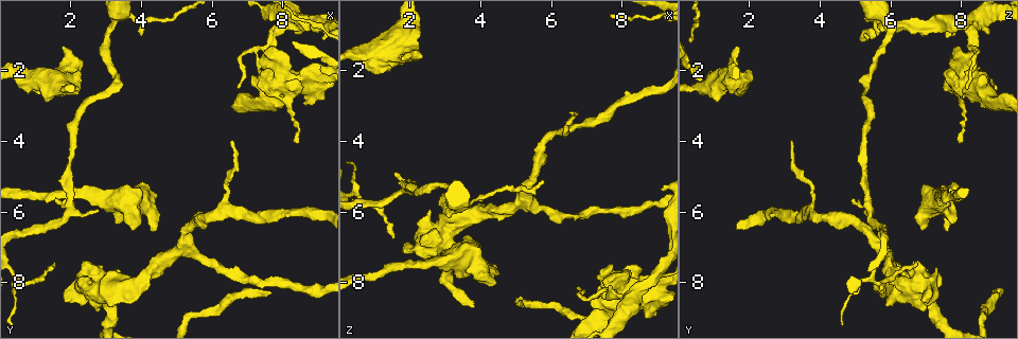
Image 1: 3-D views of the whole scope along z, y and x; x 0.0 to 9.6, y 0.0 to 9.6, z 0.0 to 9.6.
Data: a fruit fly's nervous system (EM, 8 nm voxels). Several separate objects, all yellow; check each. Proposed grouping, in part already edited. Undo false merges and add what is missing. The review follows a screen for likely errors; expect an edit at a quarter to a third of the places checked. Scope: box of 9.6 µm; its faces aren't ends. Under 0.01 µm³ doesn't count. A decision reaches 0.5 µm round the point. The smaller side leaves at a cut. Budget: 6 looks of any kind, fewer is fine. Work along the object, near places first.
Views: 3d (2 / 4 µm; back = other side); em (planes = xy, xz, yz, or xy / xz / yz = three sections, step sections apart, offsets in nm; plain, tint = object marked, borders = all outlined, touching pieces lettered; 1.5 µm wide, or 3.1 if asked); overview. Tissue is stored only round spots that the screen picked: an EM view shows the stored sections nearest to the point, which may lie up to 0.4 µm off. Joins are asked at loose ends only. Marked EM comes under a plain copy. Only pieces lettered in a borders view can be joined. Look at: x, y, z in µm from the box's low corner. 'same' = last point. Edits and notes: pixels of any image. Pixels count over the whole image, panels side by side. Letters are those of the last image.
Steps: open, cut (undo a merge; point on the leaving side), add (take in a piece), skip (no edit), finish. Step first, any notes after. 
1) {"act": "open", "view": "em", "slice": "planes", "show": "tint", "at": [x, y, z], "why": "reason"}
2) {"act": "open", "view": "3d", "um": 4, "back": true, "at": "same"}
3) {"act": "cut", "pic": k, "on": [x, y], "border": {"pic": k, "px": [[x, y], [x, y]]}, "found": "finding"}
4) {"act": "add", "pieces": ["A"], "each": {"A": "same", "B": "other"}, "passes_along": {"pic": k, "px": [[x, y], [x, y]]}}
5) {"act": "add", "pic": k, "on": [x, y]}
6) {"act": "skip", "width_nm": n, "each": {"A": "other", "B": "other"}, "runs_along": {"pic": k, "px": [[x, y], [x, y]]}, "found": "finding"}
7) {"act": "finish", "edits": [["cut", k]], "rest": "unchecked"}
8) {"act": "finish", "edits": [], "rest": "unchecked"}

{"act": "open", "view": "em", "slice": "xy", "step": 8, "show": "tint", "at": [2.85, 5.65, 7.45], "why": "sudden change in width"}

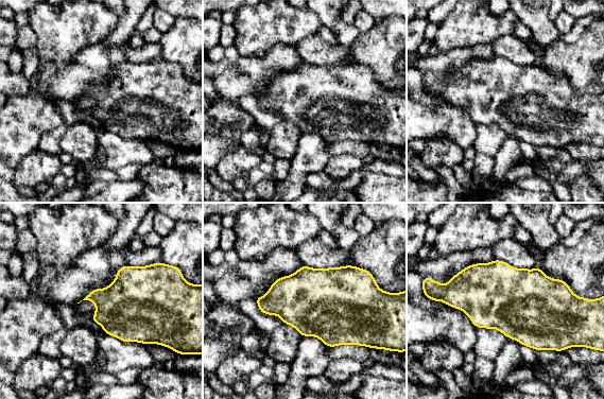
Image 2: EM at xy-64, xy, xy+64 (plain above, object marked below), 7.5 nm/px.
{"act": "open", "view": "em", "slice": "planes", "show": "tint", "at": "same"}

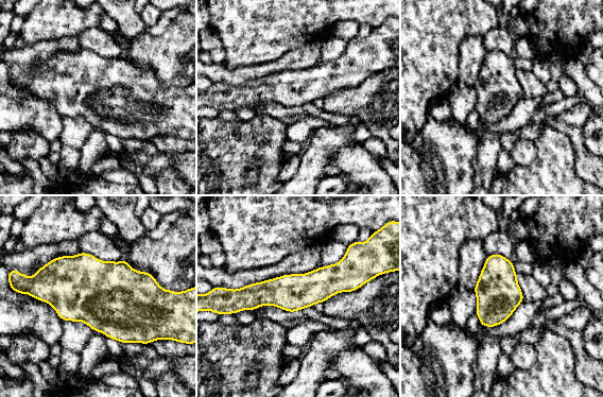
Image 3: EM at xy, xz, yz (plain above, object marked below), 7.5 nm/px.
{"act": "open", "view": "em", "slice": "planes", "show": "borders", "at": "same", "why": "see the neighbours"}

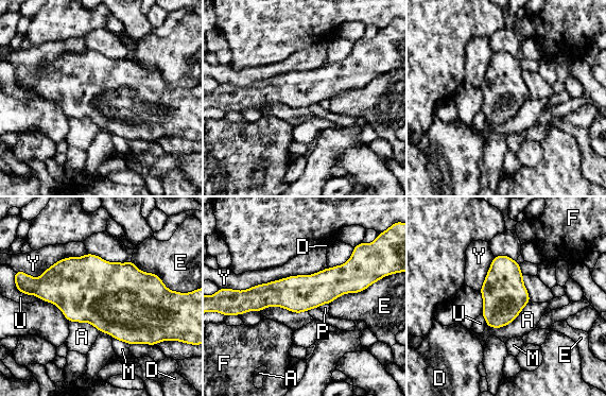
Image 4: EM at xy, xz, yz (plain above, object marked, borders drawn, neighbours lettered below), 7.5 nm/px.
{"act": "skip", "width_nm": 220, "each": {"A": "other", "D": "other", "E": "other", "F": "other", "M": "other", "P": "other", "U": "other", "Y": "other"}, "found": "continuous, no second cell"}

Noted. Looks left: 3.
{"act": "open", "view": "em", "slice": "xz", "step": 8, "show": "borders", "at": [4.40, 6.50, 7.60]}

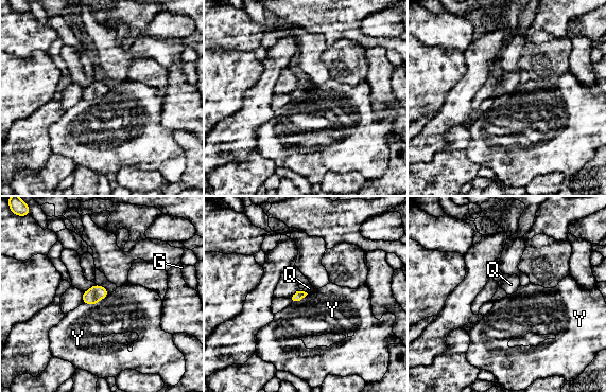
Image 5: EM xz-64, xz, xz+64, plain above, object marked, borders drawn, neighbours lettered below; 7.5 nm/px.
{"act": "open", "view": "em", "slice": "planes", "show": "borders", "at": "same", "why": "cut it another way"}

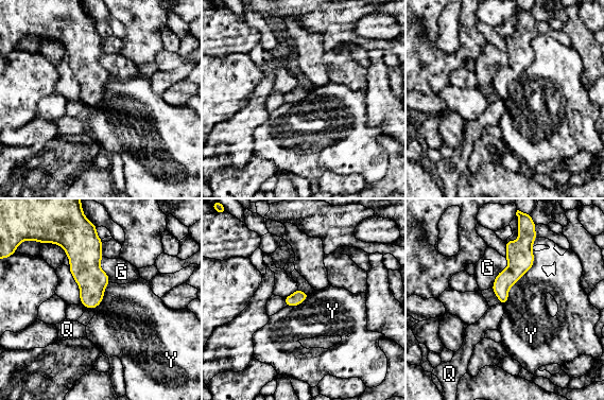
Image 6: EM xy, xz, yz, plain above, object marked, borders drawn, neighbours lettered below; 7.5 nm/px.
{"act": "skip", "each": {"G": "other", "Q": "other", "Y": "other"}, "border": {"pic": 6, "px": [[533, 250], [533, 265], [503, 305]]}, "found": "none of them fits"}

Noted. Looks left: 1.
{"act": "finish", "edits": [], "rest": "unchecked"}

